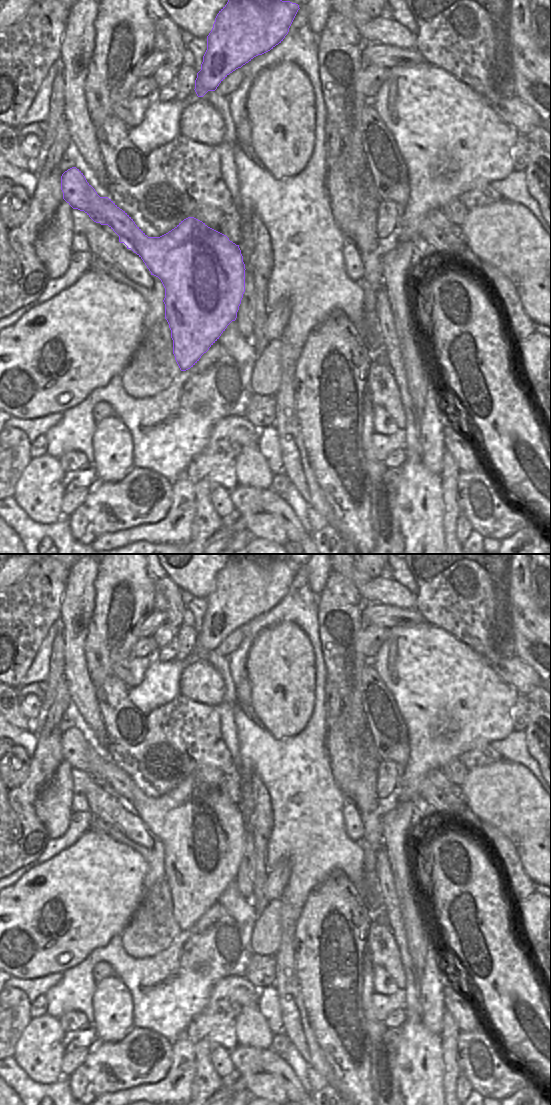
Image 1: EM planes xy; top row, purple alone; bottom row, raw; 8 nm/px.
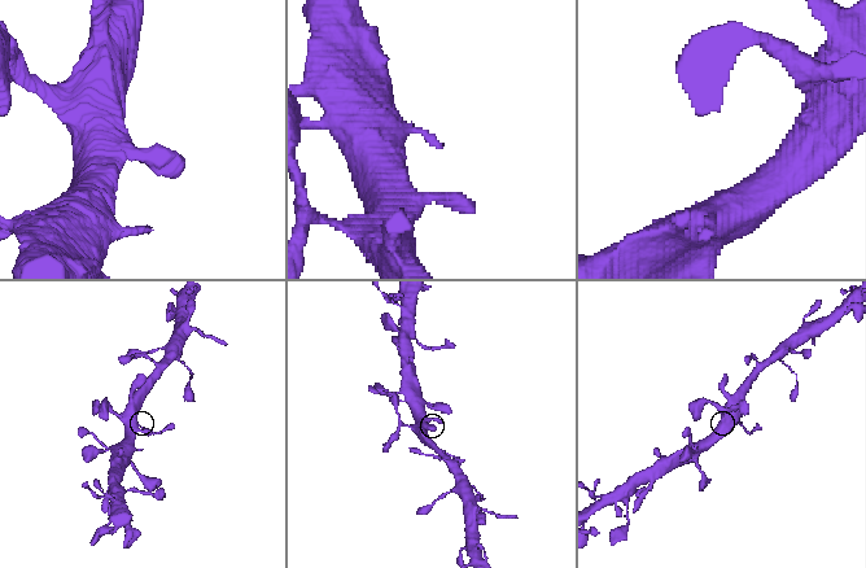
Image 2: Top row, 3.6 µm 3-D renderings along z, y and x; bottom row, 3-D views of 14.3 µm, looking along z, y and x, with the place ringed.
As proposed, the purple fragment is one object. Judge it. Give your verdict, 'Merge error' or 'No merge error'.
No merge error.

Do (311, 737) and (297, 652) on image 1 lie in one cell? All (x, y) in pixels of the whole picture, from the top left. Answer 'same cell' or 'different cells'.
different cells

